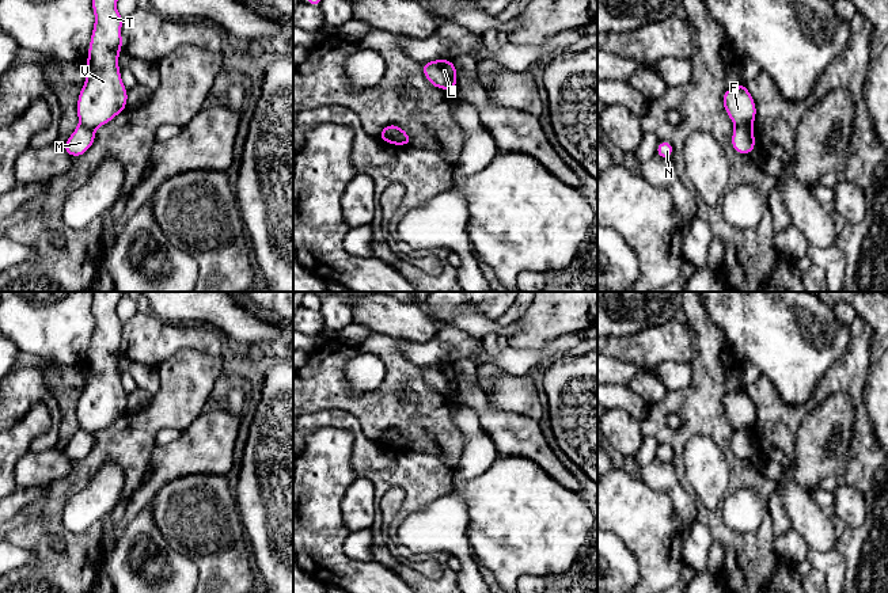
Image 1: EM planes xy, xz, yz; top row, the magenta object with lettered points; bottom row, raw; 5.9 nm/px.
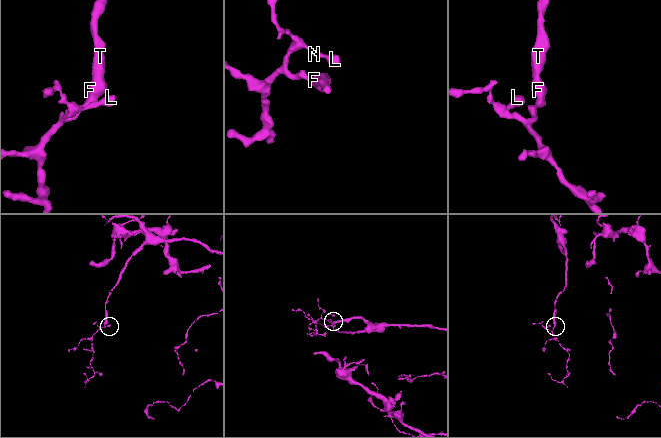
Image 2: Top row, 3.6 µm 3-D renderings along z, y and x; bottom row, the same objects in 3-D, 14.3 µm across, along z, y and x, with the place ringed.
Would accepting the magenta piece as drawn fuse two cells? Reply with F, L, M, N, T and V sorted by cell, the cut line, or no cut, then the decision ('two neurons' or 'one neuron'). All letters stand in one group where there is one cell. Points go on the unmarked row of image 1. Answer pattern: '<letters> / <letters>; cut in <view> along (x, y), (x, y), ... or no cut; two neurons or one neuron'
F T V / L M N; cut in xz along (387, 430), (390, 445); two neurons

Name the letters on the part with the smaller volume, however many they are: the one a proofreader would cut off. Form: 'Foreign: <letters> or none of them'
Foreign: L, M, N

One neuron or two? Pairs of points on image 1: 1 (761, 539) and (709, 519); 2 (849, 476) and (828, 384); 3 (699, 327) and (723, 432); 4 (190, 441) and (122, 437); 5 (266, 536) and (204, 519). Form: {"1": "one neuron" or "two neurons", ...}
{"1": "one neuron", "2": "one neuron", "3": "one neuron", "4": "two neurons", "5": "two neurons"}

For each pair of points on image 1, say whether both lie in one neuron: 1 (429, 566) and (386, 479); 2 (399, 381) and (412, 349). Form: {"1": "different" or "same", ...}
{"1": "different", "2": "different"}

